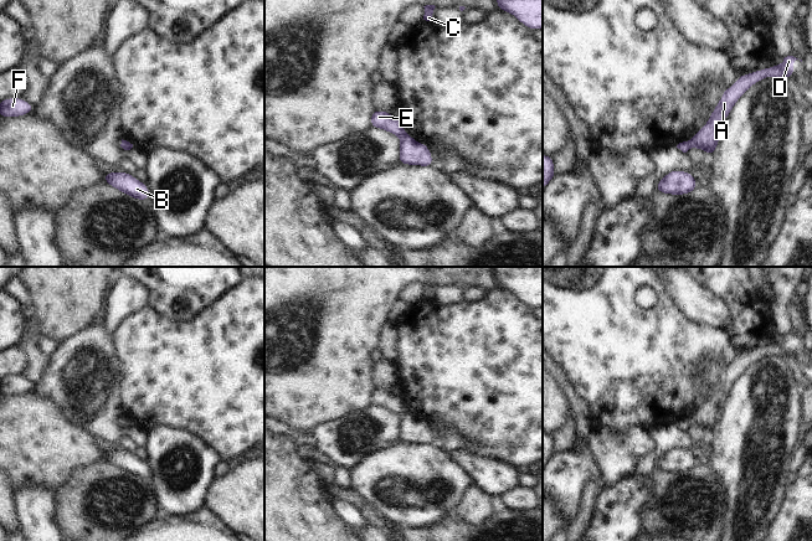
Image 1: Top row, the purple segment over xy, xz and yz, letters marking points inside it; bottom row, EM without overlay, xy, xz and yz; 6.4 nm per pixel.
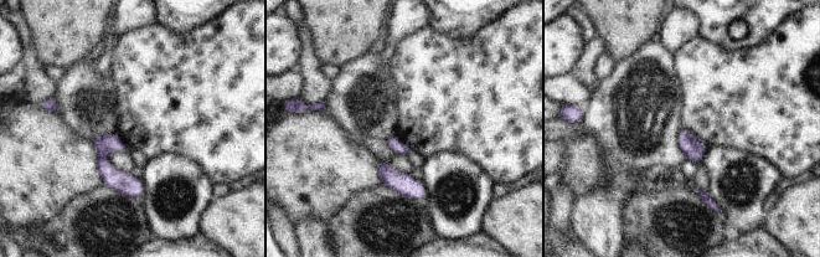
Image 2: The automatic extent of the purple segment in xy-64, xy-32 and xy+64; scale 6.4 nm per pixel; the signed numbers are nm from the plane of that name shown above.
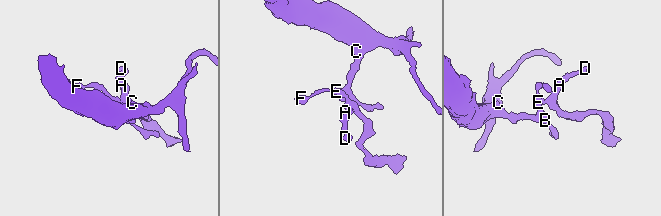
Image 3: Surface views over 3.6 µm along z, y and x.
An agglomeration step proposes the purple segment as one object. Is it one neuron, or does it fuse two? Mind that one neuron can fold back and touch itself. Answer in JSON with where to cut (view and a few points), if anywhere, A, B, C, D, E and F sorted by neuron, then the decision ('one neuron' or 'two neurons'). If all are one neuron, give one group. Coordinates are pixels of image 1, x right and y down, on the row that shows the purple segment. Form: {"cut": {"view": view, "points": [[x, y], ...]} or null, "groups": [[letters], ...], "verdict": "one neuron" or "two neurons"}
{"cut": {"view": "xz", "points": [[406, 134], [400, 137]]}, "groups": [["A", "D"], ["B", "C", "E", "F"]], "verdict": "two neurons"}

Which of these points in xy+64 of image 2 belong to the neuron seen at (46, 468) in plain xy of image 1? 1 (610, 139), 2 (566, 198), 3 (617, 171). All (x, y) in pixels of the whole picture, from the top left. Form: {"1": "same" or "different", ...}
{"1": "different", "2": "different", "3": "different"}

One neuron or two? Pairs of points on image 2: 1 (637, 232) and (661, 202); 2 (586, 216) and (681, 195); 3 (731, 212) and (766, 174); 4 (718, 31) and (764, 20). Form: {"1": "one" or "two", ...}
{"1": "one", "2": "two", "3": "one", "4": "one"}

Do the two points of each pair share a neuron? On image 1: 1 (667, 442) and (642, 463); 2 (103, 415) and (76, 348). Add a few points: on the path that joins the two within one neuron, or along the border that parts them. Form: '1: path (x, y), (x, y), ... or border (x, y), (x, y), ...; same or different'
1: path (661, 448), (648, 460); same
2: path (91, 398), (85, 391), (82, 364); same

